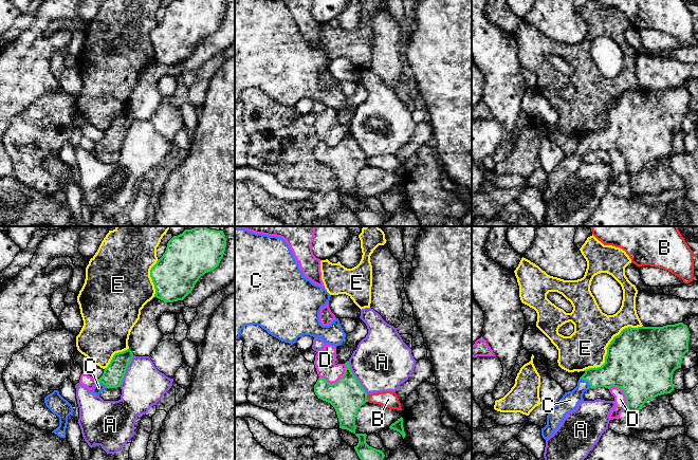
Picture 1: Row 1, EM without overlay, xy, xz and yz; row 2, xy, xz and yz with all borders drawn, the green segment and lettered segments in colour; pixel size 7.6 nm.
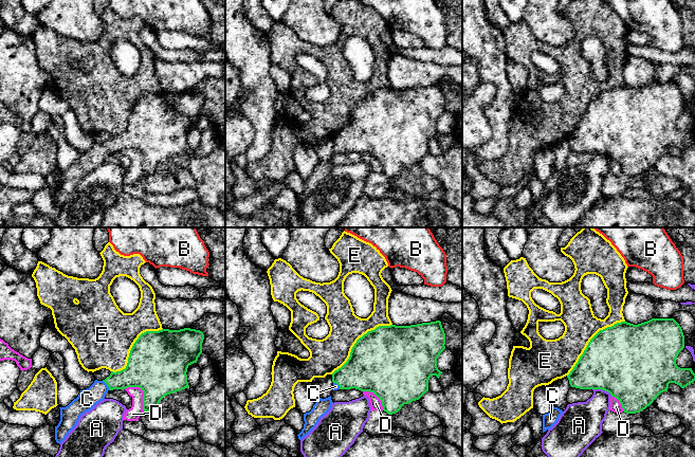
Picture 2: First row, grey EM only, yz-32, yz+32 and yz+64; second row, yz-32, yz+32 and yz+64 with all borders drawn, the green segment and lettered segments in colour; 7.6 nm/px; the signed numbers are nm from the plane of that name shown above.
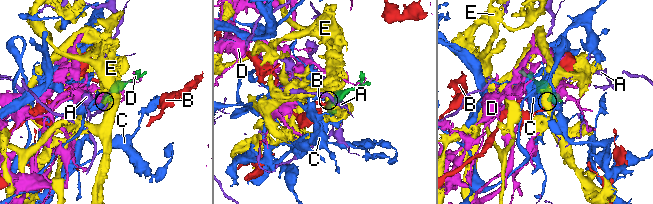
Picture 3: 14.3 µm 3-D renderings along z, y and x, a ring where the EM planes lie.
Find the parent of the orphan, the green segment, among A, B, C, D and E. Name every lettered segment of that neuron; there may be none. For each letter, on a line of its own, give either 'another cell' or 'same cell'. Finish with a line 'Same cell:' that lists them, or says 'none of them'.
A: another cell
B: another cell
C: same cell
D: another cell
E: another cell
Same cell: C

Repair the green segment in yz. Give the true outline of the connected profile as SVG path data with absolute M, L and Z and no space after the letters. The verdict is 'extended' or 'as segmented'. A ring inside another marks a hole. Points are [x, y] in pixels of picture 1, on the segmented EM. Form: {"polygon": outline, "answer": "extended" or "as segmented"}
{"polygon": "M678 323L663 327L638 327L625 328L613 337L608 345L605 363L598 368L584 370L577 386L565 392L555 406L548 410L547 425L541 428L541 436L547 440L558 428L565 416L577 407L584 401L586 390L596 387L618 387L626 397L627 409L638 411L644 403L664 393L671 393L674 389L673 373L681 368L683 355L688 351L690 331L686 325Z", "answer": "extended"}

